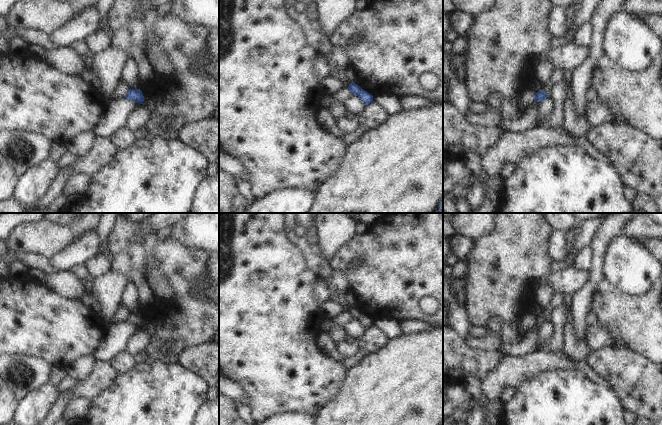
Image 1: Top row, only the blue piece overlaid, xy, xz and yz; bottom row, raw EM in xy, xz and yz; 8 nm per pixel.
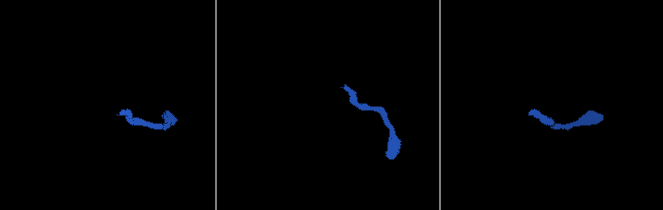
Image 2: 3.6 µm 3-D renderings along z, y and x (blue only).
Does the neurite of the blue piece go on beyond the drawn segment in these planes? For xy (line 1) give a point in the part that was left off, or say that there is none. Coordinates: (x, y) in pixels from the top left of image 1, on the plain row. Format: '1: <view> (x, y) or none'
1: none

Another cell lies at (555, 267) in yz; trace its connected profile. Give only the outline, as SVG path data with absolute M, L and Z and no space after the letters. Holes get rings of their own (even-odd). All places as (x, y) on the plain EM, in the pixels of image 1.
M568 256L566 259L559 261L559 262L553 262L551 264L551 267L549 268L546 276L552 276L556 272L559 272L560 270L570 268L573 266L573 263L575 262L575 258L573 256Z

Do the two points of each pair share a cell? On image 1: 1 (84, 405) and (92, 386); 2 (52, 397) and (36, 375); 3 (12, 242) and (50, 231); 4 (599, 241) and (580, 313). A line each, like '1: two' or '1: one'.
1: two
2: two
3: one
4: one

